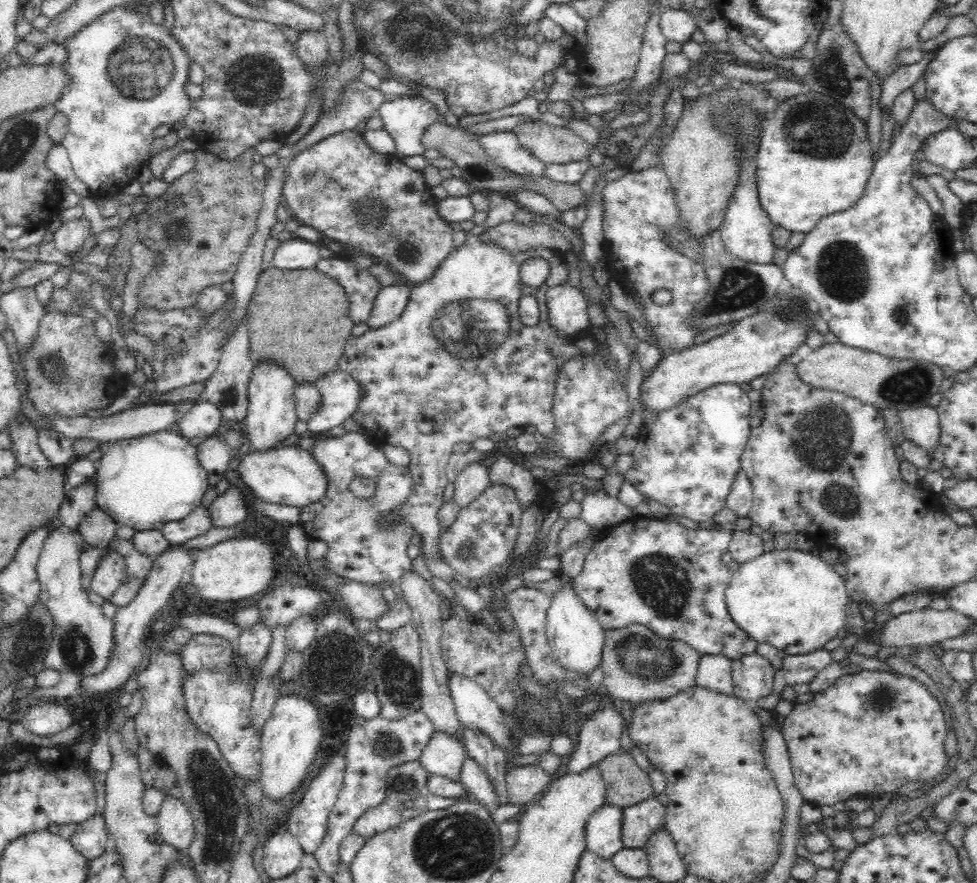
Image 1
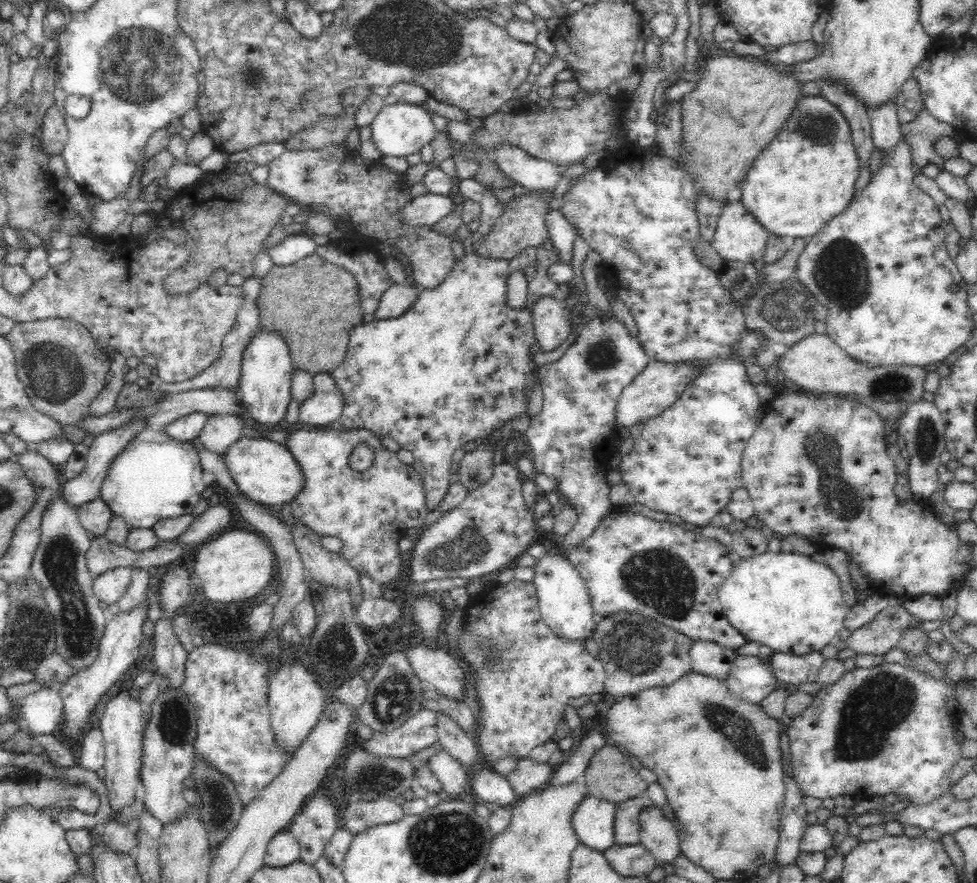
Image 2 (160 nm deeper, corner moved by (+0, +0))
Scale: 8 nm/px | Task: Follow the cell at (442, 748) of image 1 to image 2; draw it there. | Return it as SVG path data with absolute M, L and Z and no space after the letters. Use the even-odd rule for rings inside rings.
M444 749L434 753L427 765L441 783L442 791L446 792L448 796L456 799L460 794L469 790L469 779L466 777L464 767Z

